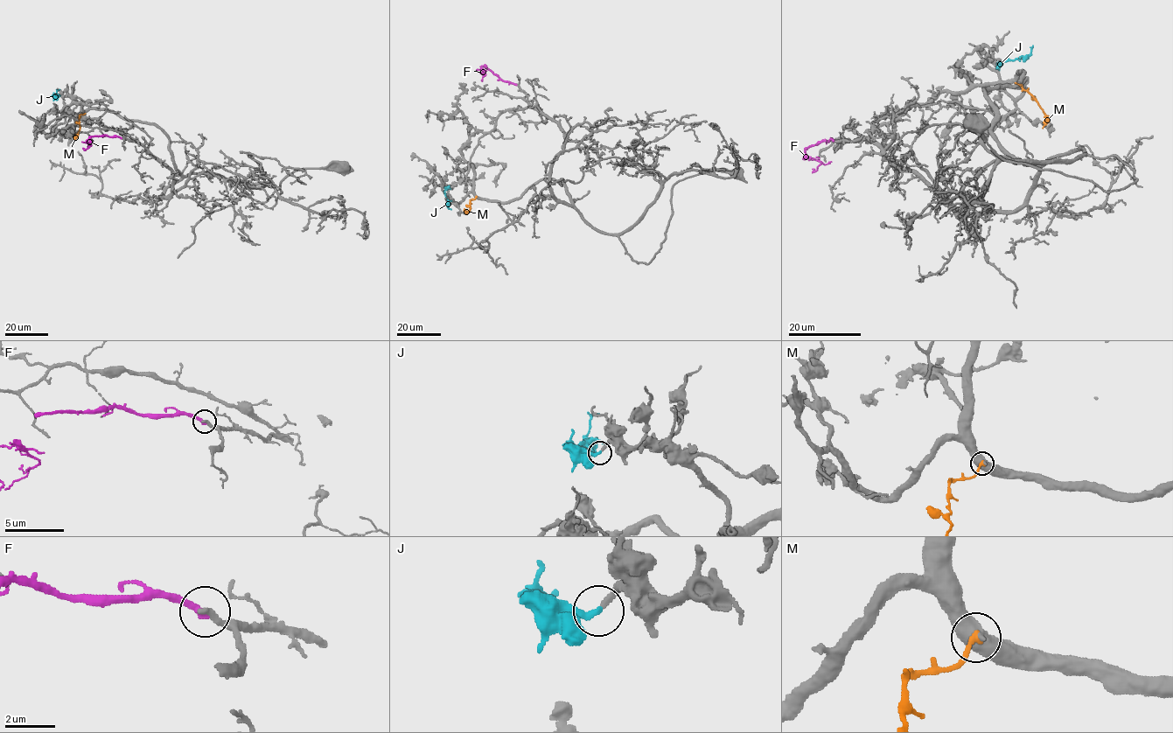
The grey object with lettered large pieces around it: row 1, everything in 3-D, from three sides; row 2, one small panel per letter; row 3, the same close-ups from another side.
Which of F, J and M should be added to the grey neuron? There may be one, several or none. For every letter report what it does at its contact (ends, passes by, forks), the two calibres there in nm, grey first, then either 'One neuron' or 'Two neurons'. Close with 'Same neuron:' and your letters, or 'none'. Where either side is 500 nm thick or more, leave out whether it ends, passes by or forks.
F: It ends there. Thickness 320 nm (grey) against 320 nm. One neuron
J: It ends there. Thickness 240 nm (grey) against 280 nm. One neuron
M: Thickness 500 nm (grey) against 220 nm. Two neurons
Same neuron: F, J

